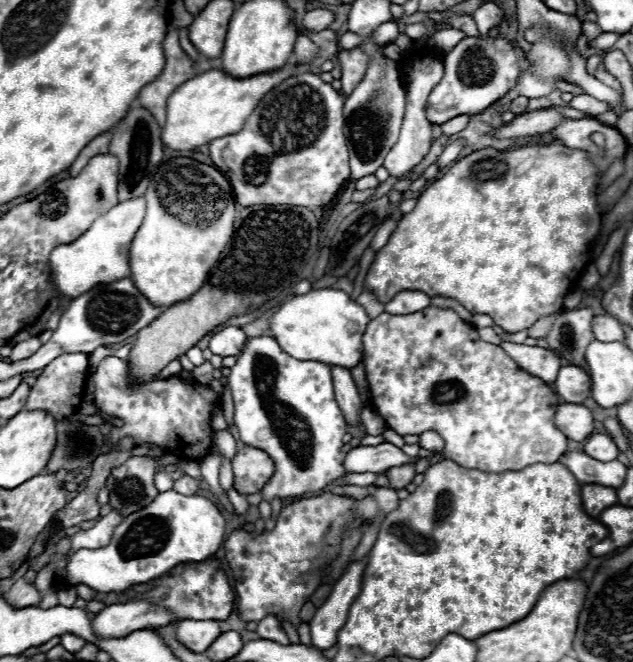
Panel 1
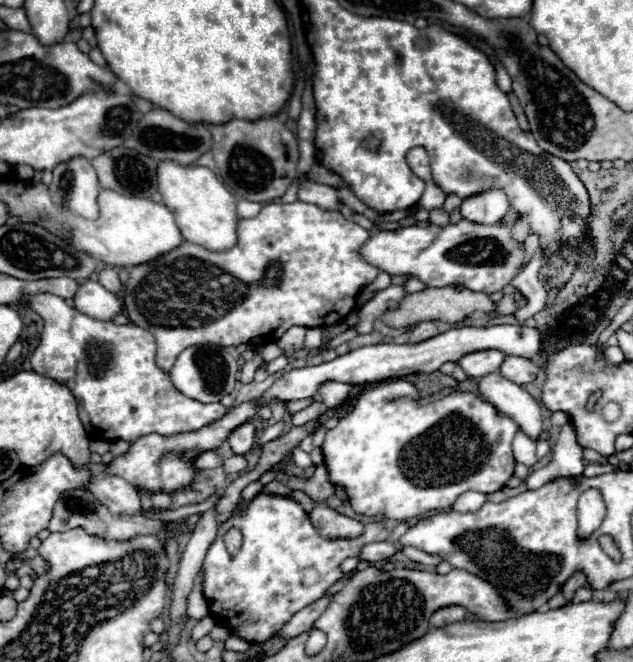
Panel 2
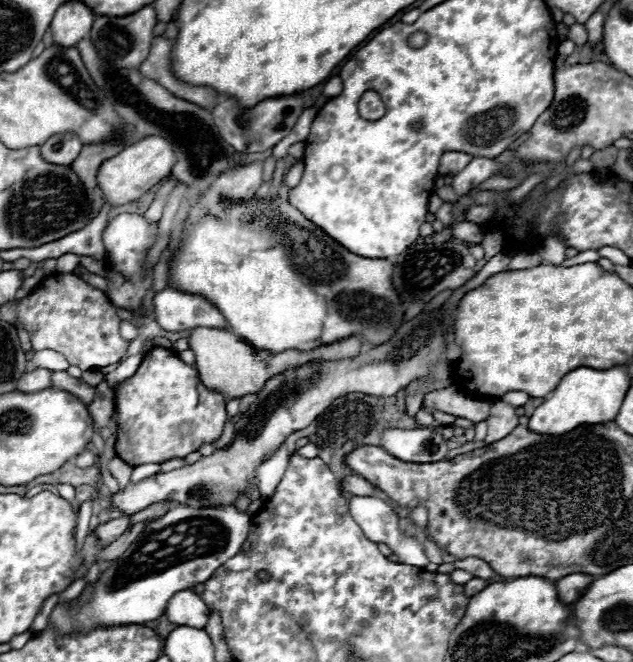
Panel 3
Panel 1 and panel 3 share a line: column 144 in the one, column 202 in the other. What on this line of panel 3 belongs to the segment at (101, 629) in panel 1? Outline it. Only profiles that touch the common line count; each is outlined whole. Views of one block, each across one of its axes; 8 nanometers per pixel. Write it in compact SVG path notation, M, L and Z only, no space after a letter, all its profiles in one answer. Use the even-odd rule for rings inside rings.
M180 590L176 592L166 606L164 616L176 624L176 626L192 626L192 628L204 628L210 616L208 606L202 602L202 598L192 590Z

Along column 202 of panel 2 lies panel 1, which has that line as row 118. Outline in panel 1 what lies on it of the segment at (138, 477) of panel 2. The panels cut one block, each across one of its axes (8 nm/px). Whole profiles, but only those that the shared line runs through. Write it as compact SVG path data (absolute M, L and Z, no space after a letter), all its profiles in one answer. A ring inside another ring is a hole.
M464 38L444 56L444 76L428 96L426 116L432 124L444 124L460 114L480 114L500 100L518 82L518 58L506 38Z

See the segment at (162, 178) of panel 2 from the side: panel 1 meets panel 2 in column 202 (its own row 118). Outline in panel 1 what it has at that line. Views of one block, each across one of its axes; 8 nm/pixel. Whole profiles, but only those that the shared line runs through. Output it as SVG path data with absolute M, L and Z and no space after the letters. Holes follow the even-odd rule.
M286 64L274 72L254 74L248 78L234 78L228 76L222 68L210 68L204 74L194 76L168 96L168 116L162 128L162 142L172 150L194 150L202 144L212 142L214 138L240 132L246 118L258 106L260 98L264 98L268 90L284 82L284 78L294 76L298 68L300 66L296 64Z

